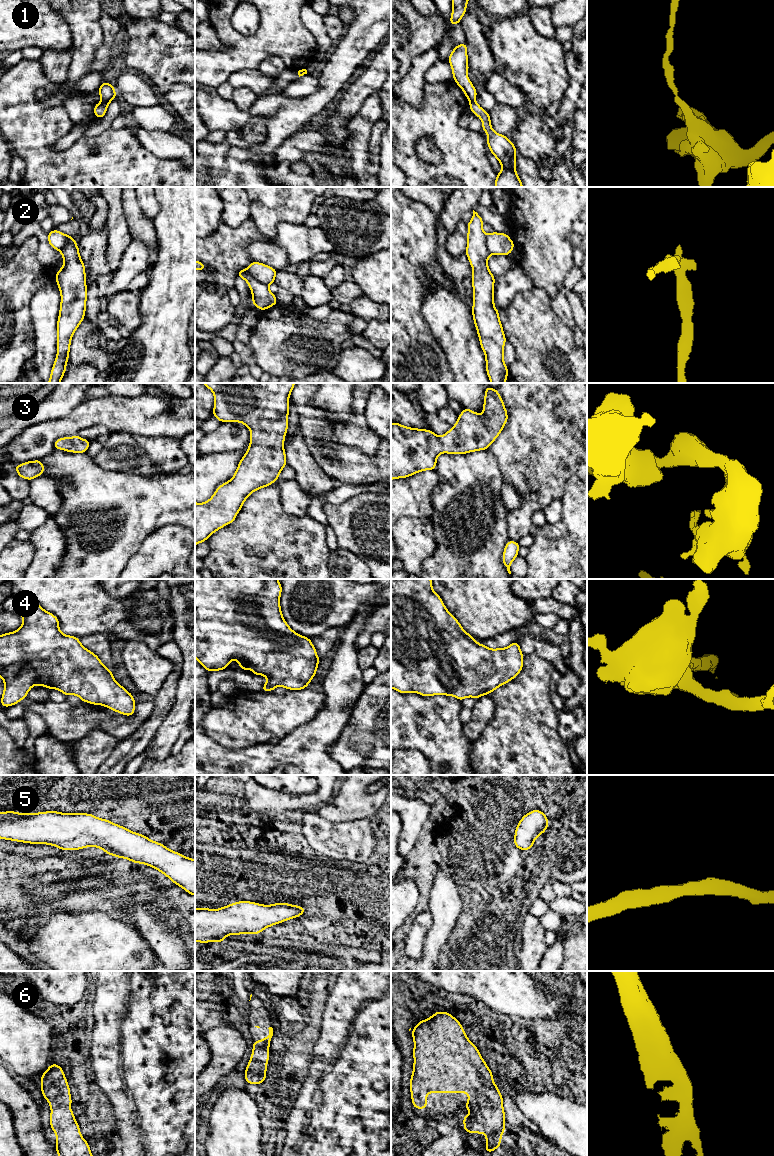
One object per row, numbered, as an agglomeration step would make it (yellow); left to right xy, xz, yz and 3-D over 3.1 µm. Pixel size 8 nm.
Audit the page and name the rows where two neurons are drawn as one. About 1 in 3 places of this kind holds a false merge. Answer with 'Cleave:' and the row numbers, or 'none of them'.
Cleave: 1

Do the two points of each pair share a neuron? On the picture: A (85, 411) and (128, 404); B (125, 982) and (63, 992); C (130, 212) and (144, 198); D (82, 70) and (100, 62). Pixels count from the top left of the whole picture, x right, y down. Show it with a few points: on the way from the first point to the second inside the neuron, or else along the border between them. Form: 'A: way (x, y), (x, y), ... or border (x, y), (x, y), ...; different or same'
A: way (96, 411), (117, 411); same
B: border (87, 981), (83, 992); different
C: border (136, 197), (142, 211), (152, 219); different
D: border (101, 44), (96, 50), (93, 66), (89, 71); different

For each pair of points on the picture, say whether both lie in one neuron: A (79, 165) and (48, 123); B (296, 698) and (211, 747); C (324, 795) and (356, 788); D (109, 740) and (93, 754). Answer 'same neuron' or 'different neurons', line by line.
A: same neuron
B: different neurons
C: different neurons
D: same neuron

